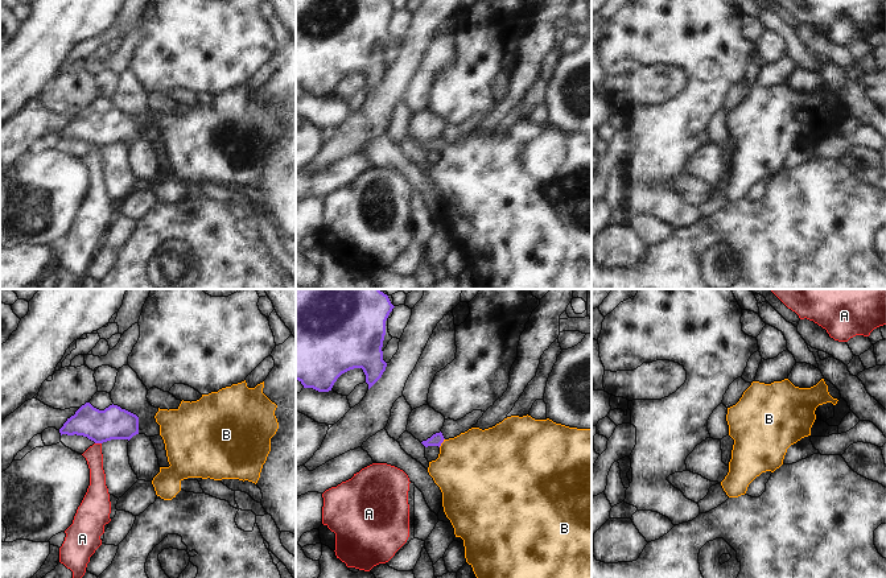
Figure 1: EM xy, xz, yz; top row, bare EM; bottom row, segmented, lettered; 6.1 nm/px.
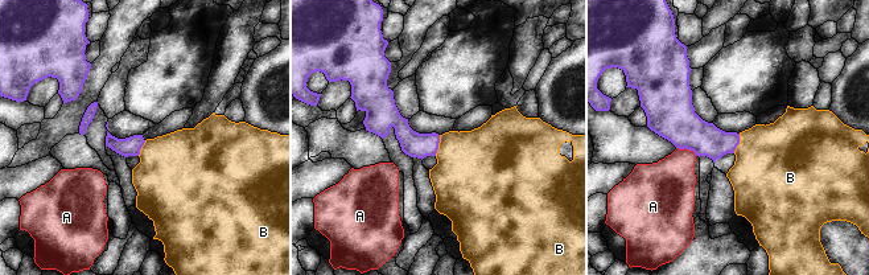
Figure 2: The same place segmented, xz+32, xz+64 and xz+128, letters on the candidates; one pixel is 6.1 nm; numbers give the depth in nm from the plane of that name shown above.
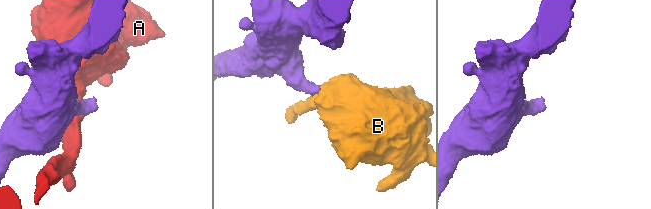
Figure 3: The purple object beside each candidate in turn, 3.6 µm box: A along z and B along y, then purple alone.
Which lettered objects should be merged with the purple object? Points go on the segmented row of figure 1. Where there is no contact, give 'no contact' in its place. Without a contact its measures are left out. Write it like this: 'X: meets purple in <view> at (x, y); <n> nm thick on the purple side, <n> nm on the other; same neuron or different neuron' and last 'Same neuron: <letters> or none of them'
A: meets purple in xy at (98, 442); 200 nm thick on the purple side, 110 nm on the other; different neuron
B: meets purple in xz at (442, 441); 80 nm thick on the purple side, 460 nm on the other; same neuron
Same neuron: B

